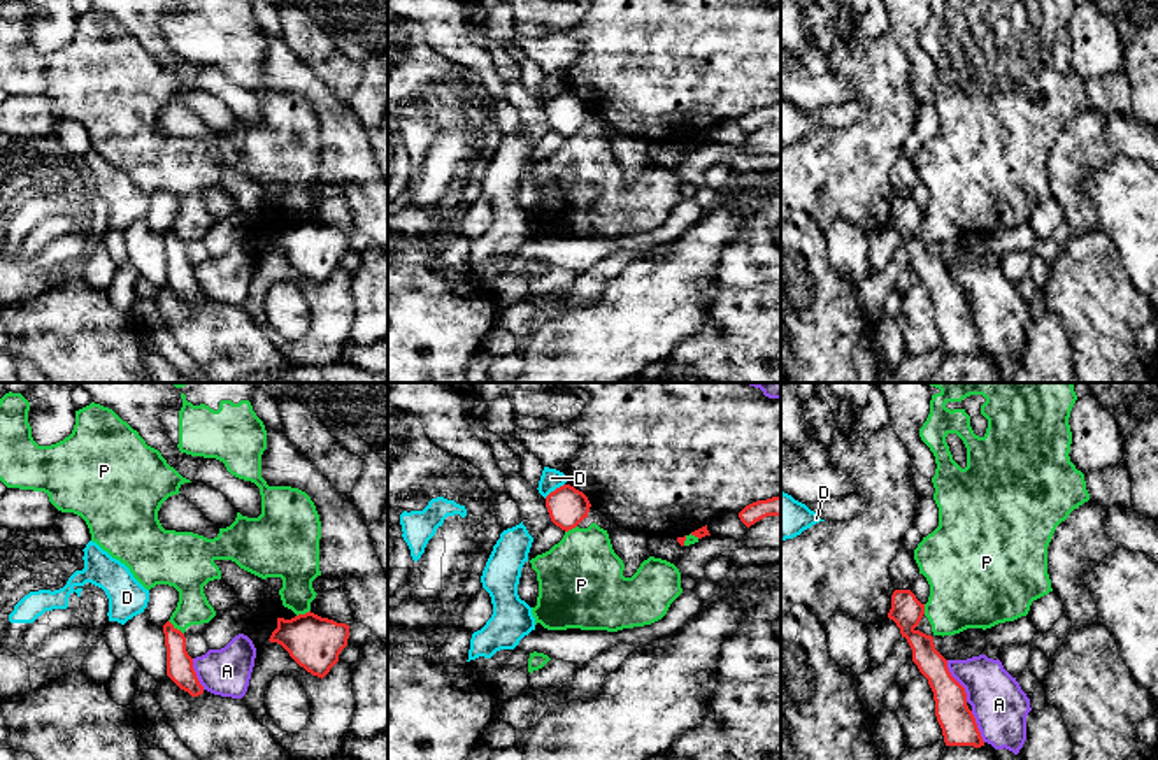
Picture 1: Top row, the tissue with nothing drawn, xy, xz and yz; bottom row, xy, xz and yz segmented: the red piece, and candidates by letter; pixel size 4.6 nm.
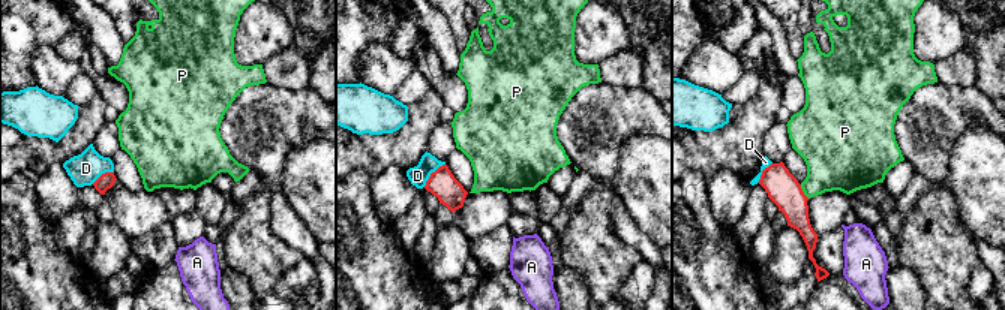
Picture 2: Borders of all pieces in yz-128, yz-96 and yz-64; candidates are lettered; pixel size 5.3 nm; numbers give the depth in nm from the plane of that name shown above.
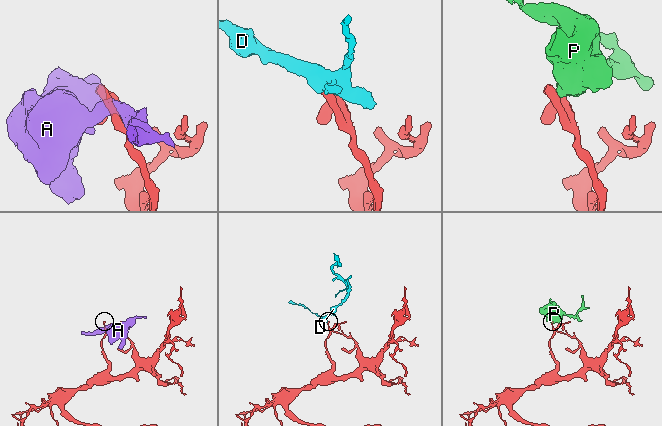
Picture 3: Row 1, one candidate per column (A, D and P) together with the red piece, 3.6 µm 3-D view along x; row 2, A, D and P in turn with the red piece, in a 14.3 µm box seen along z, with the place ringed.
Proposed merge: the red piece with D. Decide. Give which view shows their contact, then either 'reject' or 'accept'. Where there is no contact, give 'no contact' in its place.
contact in xz; reject

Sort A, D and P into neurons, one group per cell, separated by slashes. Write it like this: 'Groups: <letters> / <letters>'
Groups: A / D / P

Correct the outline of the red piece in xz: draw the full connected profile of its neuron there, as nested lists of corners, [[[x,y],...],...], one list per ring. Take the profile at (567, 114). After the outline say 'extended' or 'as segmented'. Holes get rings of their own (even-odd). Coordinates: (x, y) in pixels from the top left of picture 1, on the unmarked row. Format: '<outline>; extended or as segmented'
[[[563,91],[546,104],[551,128],[561,137],[575,135],[590,119],[588,104],[570,91]]]; as segmented

